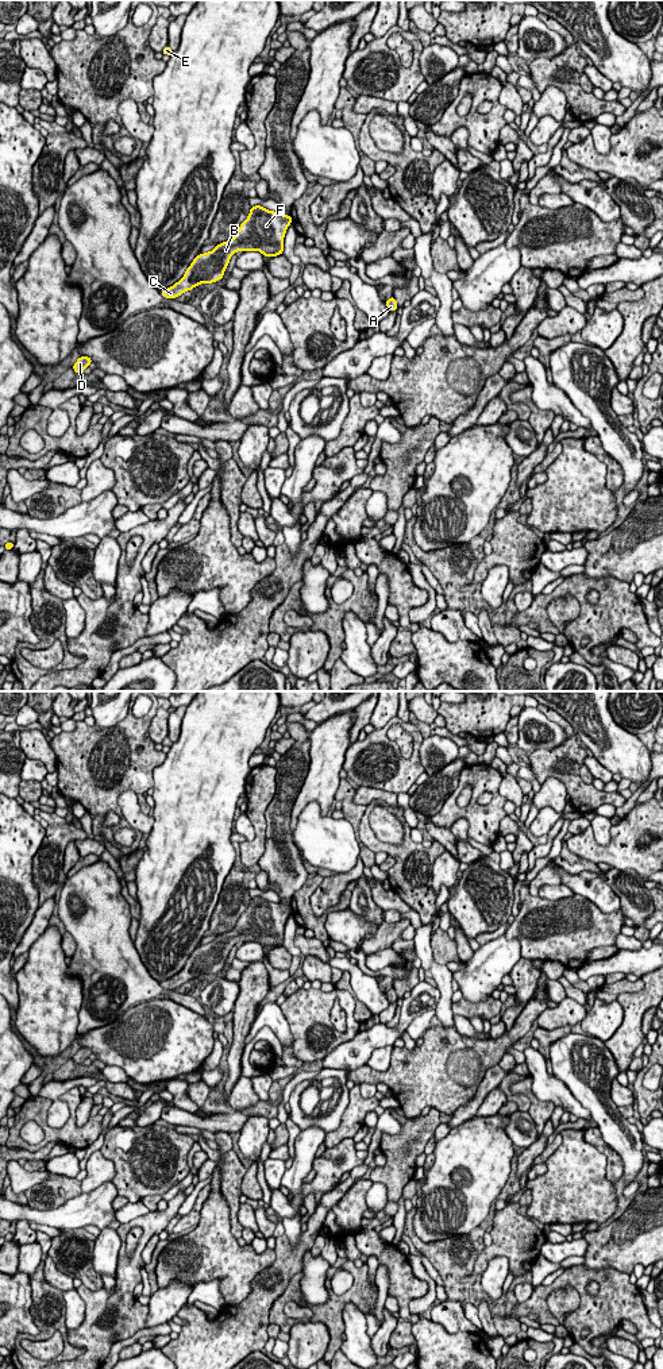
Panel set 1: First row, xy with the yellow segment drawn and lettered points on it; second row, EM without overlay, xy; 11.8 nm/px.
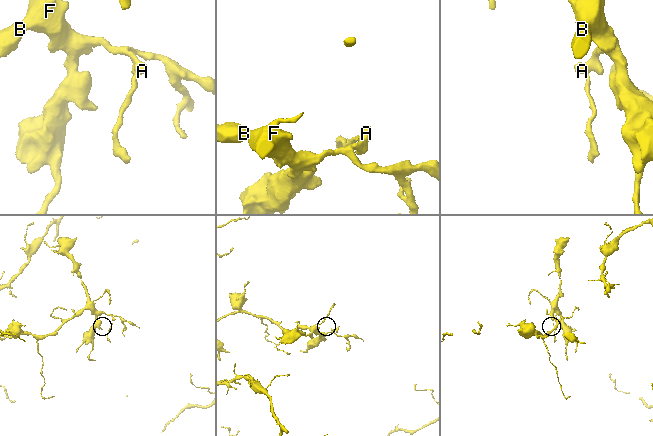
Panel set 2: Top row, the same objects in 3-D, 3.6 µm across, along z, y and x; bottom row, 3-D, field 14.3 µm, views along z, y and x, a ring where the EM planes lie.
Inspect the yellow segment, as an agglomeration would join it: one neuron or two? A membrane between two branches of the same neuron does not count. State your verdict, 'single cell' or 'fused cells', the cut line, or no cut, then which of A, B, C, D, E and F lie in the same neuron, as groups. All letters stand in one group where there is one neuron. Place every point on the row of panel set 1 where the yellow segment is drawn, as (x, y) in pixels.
single cell; cut none; groups A B C D E F

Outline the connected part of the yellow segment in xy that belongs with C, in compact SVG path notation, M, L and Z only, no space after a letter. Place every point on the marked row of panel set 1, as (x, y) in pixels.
M262 205L251 207L247 219L239 225L235 236L219 243L212 251L198 254L184 277L173 286L161 290L165 298L177 298L201 284L212 284L224 277L230 259L238 251L259 251L266 258L281 255L284 238L292 216L274 212Z

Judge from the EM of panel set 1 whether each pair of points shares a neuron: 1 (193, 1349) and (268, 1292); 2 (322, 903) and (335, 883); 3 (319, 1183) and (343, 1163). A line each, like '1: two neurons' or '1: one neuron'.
1: one neuron
2: one neuron
3: one neuron

